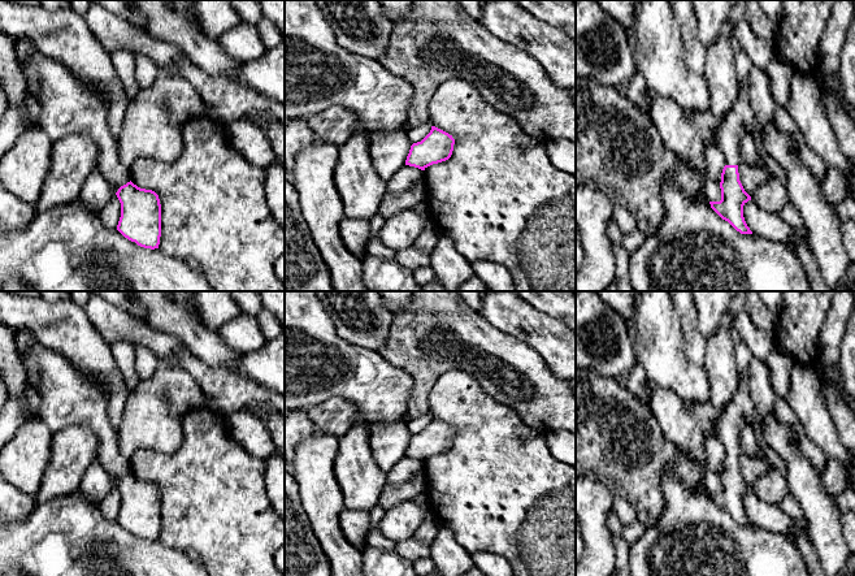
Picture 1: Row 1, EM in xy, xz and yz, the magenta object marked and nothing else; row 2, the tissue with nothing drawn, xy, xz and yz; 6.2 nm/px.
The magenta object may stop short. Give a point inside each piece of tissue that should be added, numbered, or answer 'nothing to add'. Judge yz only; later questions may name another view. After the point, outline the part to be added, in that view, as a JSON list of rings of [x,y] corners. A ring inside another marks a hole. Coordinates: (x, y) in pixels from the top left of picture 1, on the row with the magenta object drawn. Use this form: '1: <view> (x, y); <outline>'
1: yz (804, 190); [[[748,77],[739,85],[738,103],[716,131],[725,165],[738,165],[741,135],[748,131],[756,140],[761,156],[772,156],[786,172],[786,192],[791,205],[802,216],[807,229],[807,243],[816,259],[821,277],[833,289],[846,274],[850,257],[841,235],[841,218],[823,195],[823,181],[804,166],[797,156],[791,135],[780,131],[769,120],[761,129],[750,101]]]

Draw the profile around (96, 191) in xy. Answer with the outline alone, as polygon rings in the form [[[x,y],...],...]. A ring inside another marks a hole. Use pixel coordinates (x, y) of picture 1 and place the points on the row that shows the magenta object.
[[[94,168],[86,177],[79,200],[88,209],[99,215],[113,195],[114,191],[112,185],[105,179],[105,176],[99,168]]]

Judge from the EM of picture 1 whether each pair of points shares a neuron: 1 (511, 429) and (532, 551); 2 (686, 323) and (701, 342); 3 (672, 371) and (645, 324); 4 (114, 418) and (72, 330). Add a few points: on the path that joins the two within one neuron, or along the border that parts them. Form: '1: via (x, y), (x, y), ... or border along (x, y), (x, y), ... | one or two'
1: via (511, 459), (511, 501), (532, 522) | one
2: via (689, 328), (695, 337) | one
3: via (664, 359), (656, 336) | one
4: via (116, 395), (114, 382), (90, 353) | one

